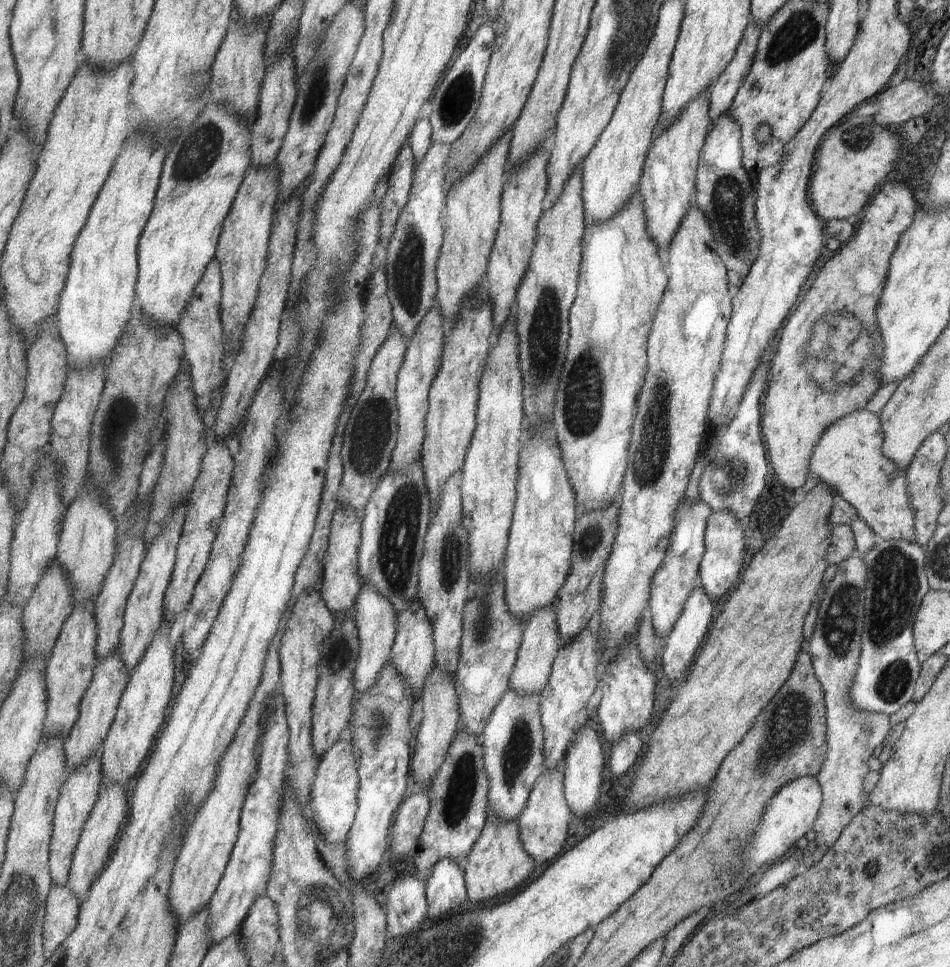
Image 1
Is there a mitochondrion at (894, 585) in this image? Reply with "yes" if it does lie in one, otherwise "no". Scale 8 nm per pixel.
yes

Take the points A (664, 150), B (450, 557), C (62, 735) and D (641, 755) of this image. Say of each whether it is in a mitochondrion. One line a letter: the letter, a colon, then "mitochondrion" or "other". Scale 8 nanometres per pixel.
A: other
B: mitochondrion
C: other
D: other

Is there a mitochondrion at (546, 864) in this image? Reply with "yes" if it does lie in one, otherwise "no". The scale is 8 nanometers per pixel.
no

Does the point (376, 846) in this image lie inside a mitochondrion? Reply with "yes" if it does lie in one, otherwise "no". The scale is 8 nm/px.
no

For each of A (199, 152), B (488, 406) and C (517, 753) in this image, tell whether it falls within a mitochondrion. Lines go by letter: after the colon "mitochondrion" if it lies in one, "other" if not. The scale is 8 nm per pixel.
A: mitochondrion
B: other
C: mitochondrion

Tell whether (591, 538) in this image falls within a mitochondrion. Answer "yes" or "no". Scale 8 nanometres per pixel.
yes

